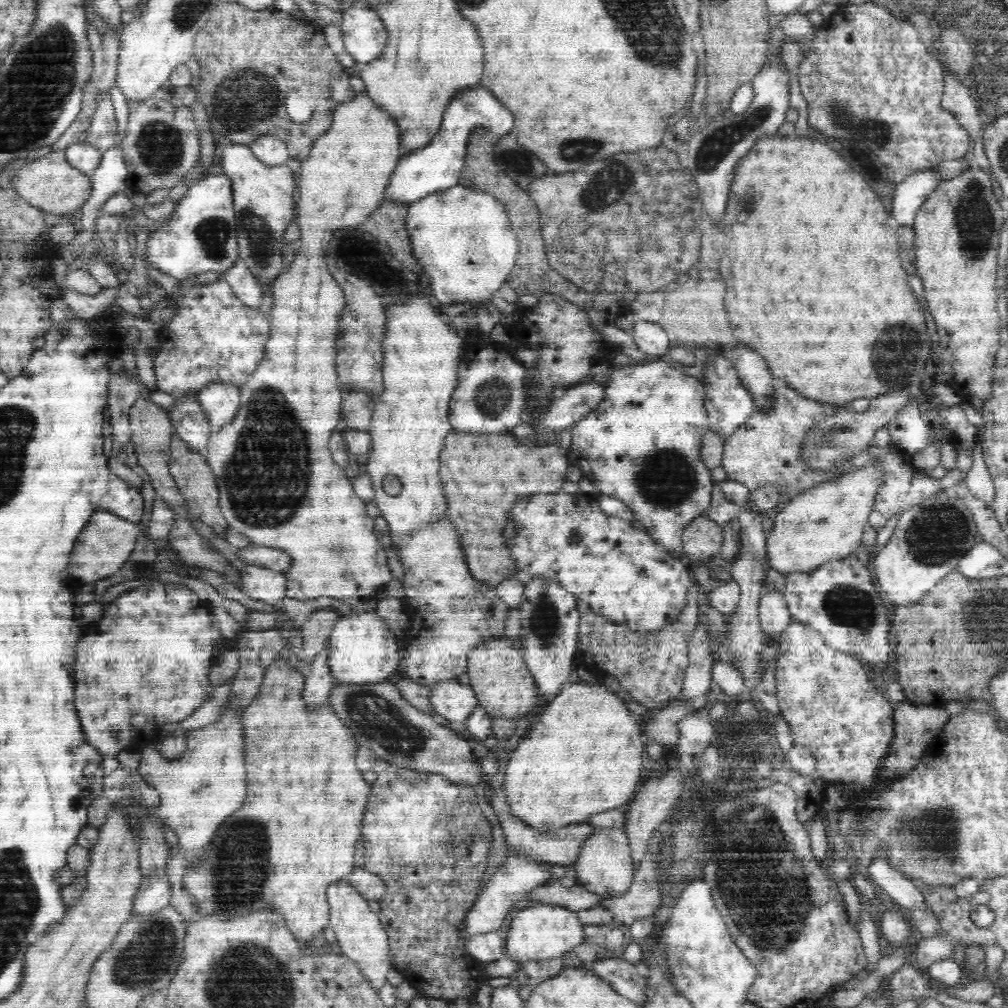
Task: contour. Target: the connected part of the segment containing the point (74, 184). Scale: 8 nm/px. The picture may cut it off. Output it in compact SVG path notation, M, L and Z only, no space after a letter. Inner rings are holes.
M51 150L34 161L28 161L24 166L20 166L20 174L12 180L12 185L26 202L41 208L55 218L68 214L76 216L90 198L93 189L89 174L68 163L64 152Z

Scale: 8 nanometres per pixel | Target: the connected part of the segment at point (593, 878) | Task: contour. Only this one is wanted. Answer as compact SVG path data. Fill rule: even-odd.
M594 829L594 832L582 843L578 858L569 867L576 870L577 884L582 885L588 892L597 893L601 898L607 899L626 892L633 882L635 870L625 830Z

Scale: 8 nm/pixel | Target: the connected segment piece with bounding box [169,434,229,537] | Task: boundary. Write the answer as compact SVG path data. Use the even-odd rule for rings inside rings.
M174 434L173 439L171 440L169 470L177 484L177 488L182 493L186 506L190 509L190 512L192 512L192 514L203 524L207 525L215 535L223 537L229 526L219 508L217 481L207 463L206 456L193 451L187 442Z

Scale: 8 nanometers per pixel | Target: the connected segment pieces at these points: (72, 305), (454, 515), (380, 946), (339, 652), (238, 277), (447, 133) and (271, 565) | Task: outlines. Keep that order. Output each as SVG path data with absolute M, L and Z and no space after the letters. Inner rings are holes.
M120 288L102 289L99 293L81 294L75 291L60 292L59 300L65 302L67 307L75 314L78 319L95 320L102 314L102 310L115 302L117 292Z
M452 432L446 438L440 456L442 484L446 484L446 500L450 500L450 512L446 512L446 516L450 516L454 524L458 524L458 540L462 540L462 550L466 552L466 564L470 568L470 574L476 580L494 586L510 580L518 571L513 550L508 548L508 542L500 534L510 508L518 502L520 496L524 499L532 495L560 492L570 461L566 446L537 446L526 441L522 446L516 442L516 438L506 434ZM490 466L494 470L490 470ZM482 506L488 508L488 514L458 514L468 510L474 512L478 508L482 510Z
M348 880L329 884L326 896L329 904L330 927L335 932L342 954L358 965L358 969L363 976L366 976L374 991L379 992L388 982L388 972L393 969L388 935L379 919L379 913L372 912L368 901Z
M376 614L348 615L348 618L337 620L327 641L327 659L330 674L335 680L345 684L377 683L385 681L400 661L398 646L394 644L396 638L392 632L386 632L384 622Z
M238 260L222 278L228 282L238 299L249 305L250 308L260 309L262 290L244 261Z
M476 84L472 88L462 88L462 91L448 102L441 126L428 146L420 151L410 152L409 155L403 155L399 159L387 184L384 200L402 202L409 206L424 196L458 185L465 165L469 136L476 127L492 131L497 139L506 136L514 128L514 116L510 114L510 110L502 102L498 102L492 96L492 92L481 84Z
M251 543L248 548L240 548L238 559L244 563L266 567L276 573L287 572L291 566L290 556L279 548L270 548Z

